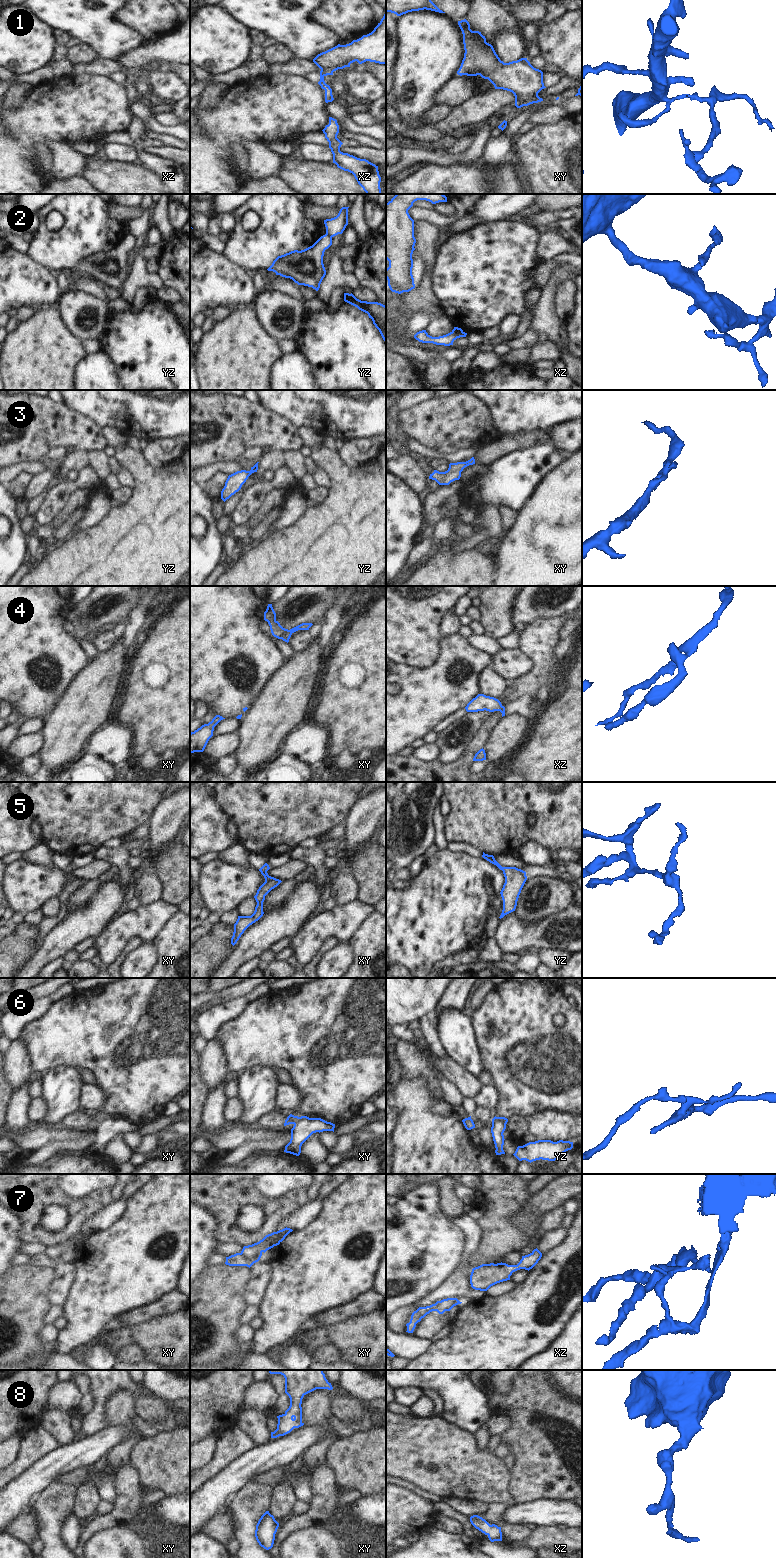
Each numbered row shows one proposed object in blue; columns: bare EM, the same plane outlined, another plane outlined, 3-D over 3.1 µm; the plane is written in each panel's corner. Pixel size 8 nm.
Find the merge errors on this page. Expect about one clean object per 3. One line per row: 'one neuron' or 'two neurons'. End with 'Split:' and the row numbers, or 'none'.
1: two neurons
2: two neurons
3: one neuron
4: one neuron
5: one neuron
6: two neurons
7: two neurons
8: one neuron
Split: 1, 2, 6, 7

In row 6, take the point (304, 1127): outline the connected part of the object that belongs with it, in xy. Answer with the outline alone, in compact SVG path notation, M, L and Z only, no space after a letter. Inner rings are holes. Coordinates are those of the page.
M299 1117L291 1129L290 1142L285 1146L284 1152L299 1156L302 1144L316 1132L333 1131L335 1124L321 1118Z

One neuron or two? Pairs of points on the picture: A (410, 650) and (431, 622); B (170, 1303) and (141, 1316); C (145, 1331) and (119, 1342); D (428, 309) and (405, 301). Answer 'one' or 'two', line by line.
A: one
B: one
C: one
D: one

